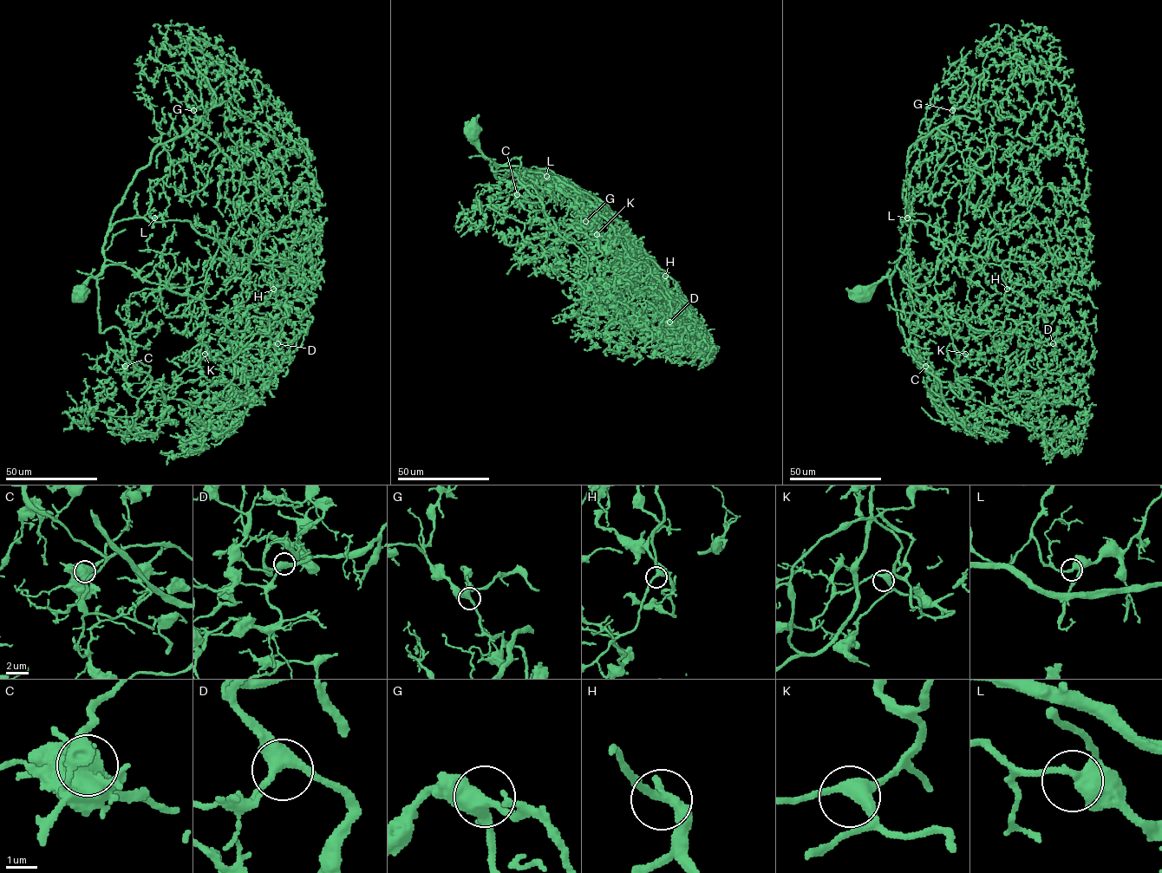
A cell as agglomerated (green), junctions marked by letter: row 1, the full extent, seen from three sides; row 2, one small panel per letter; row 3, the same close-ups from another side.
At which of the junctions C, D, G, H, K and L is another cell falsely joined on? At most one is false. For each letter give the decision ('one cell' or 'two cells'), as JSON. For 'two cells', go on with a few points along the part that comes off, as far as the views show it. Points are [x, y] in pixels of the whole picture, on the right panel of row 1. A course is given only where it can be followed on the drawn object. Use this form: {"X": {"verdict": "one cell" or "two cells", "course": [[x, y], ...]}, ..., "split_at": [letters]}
{"C": {"verdict": "one cell"}, "D": {"verdict": "one cell"}, "G": {"verdict": "one cell"}, "H": {"verdict": "one cell"}, "K": {"verdict": "one cell"}, "L": {"verdict": "one cell"}, "split_at": []}

